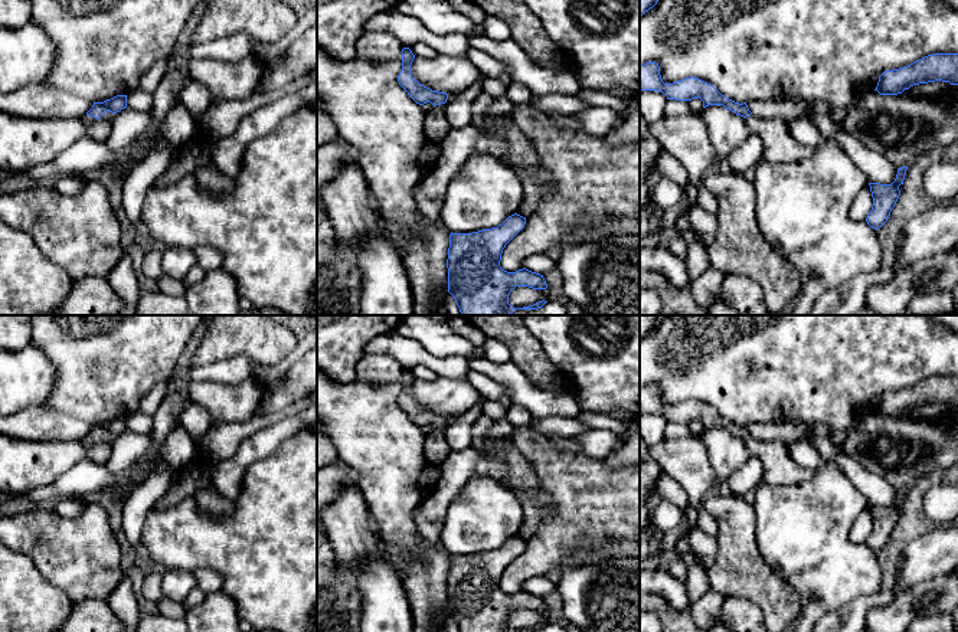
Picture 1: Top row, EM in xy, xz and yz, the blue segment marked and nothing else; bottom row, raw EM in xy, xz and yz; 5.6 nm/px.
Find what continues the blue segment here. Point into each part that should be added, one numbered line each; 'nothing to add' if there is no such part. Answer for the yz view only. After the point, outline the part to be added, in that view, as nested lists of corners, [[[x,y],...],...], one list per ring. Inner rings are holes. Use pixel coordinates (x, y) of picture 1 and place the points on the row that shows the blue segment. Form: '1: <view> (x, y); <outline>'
1: yz (778, 144); [[[751,114],[745,121],[749,131],[761,138],[764,144],[762,160],[765,161],[795,163],[814,154],[812,147],[800,144],[792,138],[782,119],[764,119]]]

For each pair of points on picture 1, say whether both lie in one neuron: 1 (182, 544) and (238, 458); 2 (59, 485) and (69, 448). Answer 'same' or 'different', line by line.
1: different
2: different

